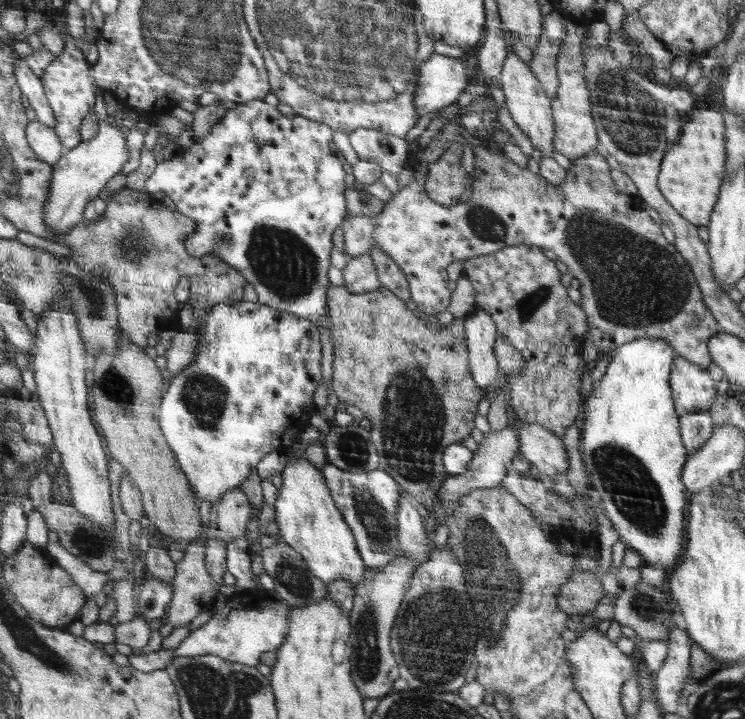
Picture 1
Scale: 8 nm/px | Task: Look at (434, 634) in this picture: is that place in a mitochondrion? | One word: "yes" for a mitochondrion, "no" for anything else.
yes

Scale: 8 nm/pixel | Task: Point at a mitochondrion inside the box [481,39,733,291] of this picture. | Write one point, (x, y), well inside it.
(631, 114)

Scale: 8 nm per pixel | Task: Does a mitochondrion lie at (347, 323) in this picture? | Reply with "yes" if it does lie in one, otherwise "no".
no

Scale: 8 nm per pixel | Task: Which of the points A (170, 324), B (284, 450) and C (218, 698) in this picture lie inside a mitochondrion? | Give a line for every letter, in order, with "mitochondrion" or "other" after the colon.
A: other
B: other
C: mitochondrion

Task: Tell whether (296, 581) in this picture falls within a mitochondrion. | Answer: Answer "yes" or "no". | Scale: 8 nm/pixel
yes

